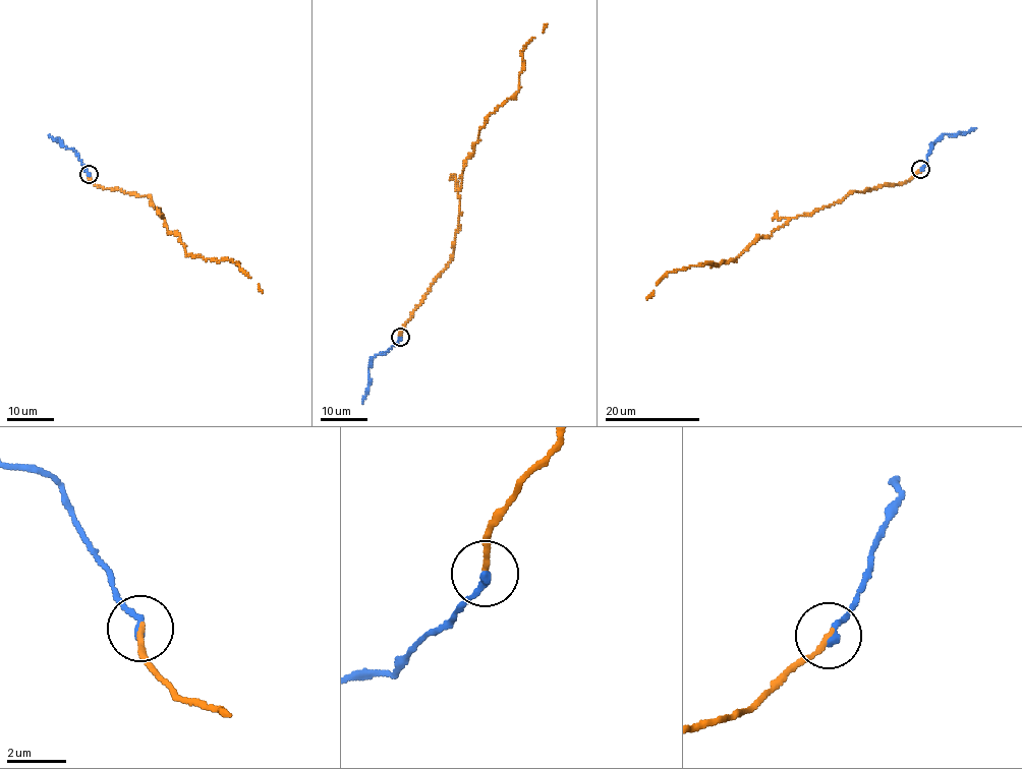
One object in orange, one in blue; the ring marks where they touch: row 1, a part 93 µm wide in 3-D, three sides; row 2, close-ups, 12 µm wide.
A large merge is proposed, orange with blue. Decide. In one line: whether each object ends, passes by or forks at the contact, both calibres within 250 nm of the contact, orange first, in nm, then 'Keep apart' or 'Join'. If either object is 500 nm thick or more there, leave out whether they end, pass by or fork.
At the ring orange ends. At the ring blue ends. Thickness 170 nm (orange) against 280 nm. Join

